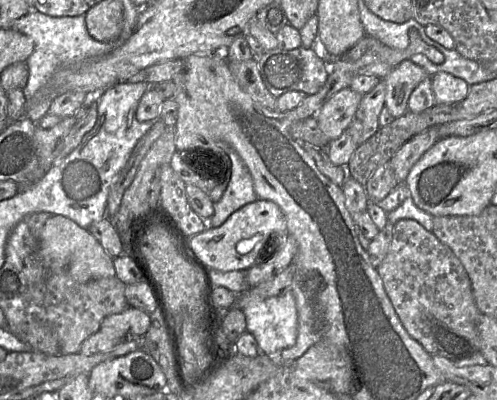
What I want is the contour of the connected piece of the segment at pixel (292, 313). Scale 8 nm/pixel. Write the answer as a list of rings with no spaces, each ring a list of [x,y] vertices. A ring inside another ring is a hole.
[[[288,291],[279,296],[252,301],[243,309],[246,317],[247,332],[256,339],[260,354],[277,356],[282,350],[292,347],[298,336],[297,303],[293,291]]]

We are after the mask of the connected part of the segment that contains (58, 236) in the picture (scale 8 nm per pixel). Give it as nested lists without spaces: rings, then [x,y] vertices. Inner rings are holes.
[[[52,215],[45,222],[39,238],[39,250],[43,259],[64,263],[69,275],[78,283],[86,283],[98,278],[115,277],[114,258],[104,250],[87,229],[67,217]]]

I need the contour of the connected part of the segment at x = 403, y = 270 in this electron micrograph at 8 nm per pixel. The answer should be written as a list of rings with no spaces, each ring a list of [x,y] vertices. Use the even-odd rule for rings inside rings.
[[[401,219],[393,225],[393,236],[389,247],[389,250],[382,260],[382,262],[377,266],[379,275],[382,278],[384,289],[397,313],[401,323],[403,324],[405,330],[408,334],[419,342],[422,347],[431,355],[439,355],[452,362],[457,362],[459,360],[471,357],[473,354],[480,352],[480,337],[478,333],[478,316],[481,314],[480,310],[475,304],[473,297],[472,287],[470,278],[462,265],[461,261],[453,253],[453,251],[444,245],[432,231],[426,230],[419,222],[413,219]]]

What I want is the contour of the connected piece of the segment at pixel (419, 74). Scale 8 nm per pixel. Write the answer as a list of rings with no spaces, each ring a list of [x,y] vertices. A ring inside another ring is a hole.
[[[410,60],[402,61],[384,78],[385,106],[395,119],[408,111],[411,93],[426,78],[431,78],[431,76]]]

